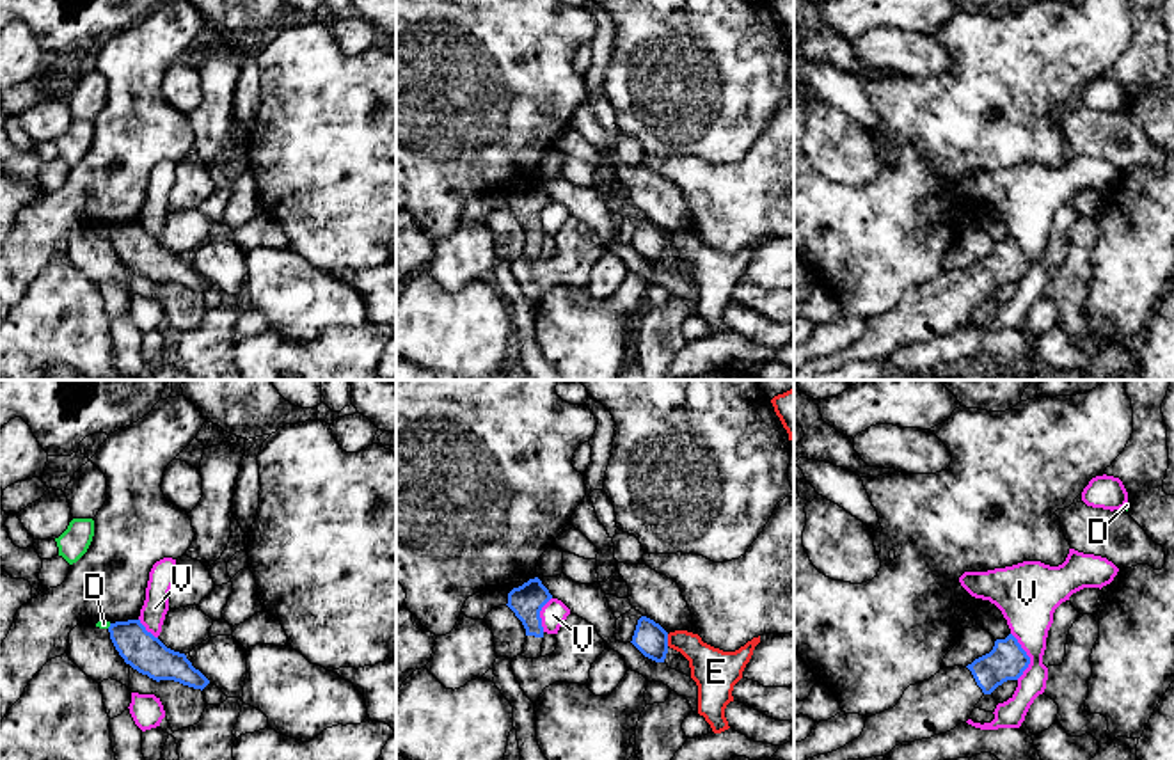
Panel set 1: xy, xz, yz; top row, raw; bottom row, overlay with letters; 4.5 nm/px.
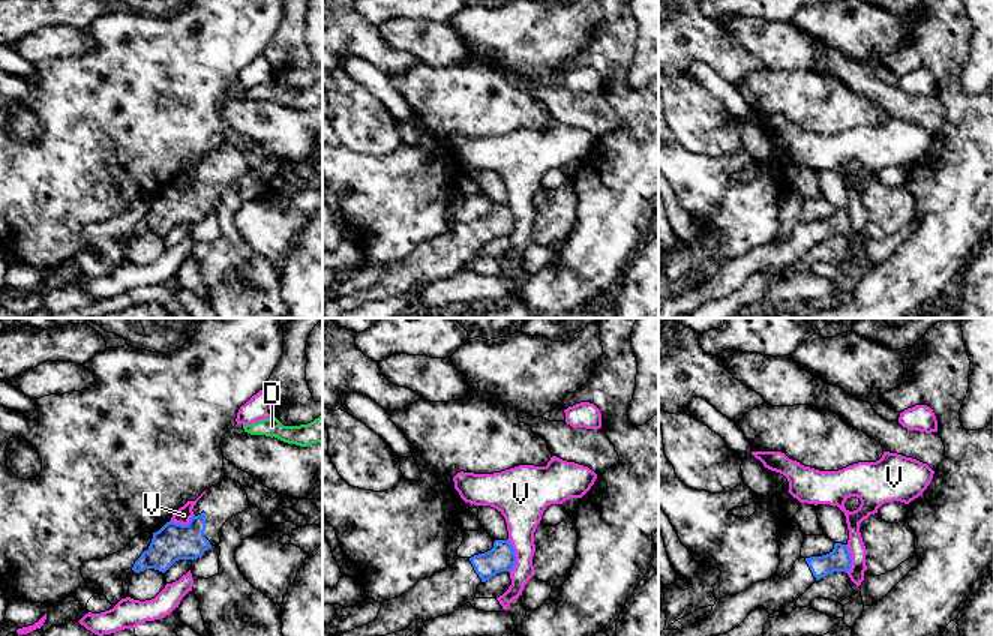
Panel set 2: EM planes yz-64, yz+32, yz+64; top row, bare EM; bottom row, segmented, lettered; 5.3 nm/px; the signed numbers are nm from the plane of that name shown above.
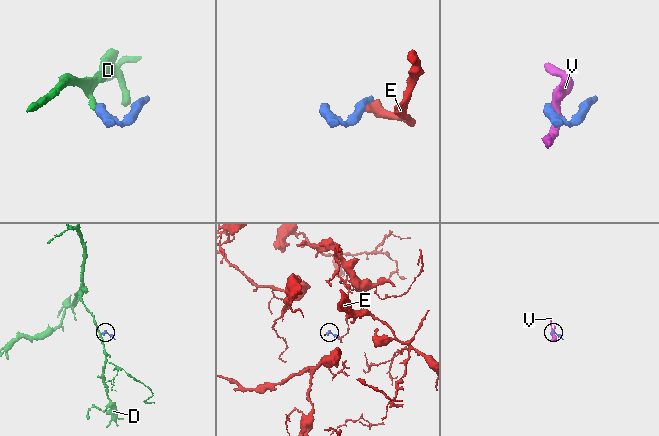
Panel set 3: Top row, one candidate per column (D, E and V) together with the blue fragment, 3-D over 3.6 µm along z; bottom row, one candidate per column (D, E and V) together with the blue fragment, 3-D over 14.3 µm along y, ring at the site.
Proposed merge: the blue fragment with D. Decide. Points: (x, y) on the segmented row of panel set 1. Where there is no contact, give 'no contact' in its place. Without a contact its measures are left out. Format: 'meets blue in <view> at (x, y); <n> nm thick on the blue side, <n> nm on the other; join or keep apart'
meets blue in xy at (111, 625); 170 nm thick on the blue side, 40 nm on the other; keep apart

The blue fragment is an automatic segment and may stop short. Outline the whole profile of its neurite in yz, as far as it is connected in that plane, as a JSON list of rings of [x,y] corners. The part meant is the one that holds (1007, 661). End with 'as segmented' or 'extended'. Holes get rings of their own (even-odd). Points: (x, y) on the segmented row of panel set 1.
[[[1009,634],[989,653],[966,668],[941,668],[929,680],[909,685],[899,703],[870,716],[858,739],[828,755],[808,760],[865,760],[884,756],[902,742],[931,739],[966,723],[984,694],[1007,680],[1018,680],[1030,657]]] | extended

